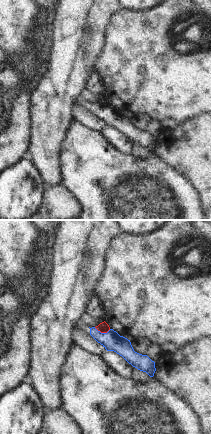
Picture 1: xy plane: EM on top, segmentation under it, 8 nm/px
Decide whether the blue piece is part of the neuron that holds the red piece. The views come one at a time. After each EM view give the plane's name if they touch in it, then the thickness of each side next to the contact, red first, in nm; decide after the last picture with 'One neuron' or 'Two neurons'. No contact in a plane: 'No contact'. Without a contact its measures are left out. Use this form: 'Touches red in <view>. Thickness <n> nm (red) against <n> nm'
Touches red in xy. Thickness 90 nm (red) against 160 nm

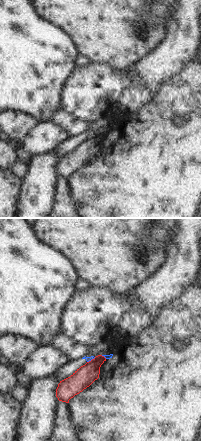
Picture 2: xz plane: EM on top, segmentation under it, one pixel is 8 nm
Touches red in xz. Thickness 160 nm (red) against 40 nm

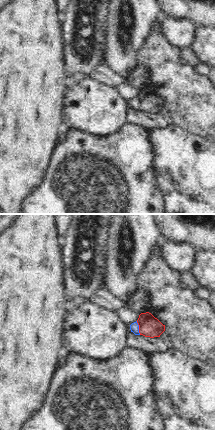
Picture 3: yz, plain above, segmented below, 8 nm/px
Touches red in yz. Thickness 170 nm (red) against 80 nm

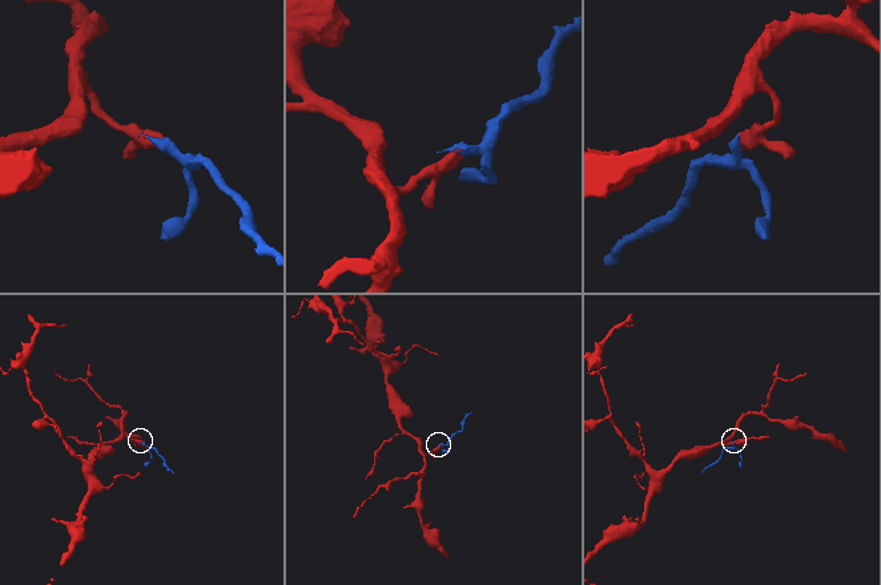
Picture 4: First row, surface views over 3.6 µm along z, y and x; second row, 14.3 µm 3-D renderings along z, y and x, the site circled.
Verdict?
Two neurons

